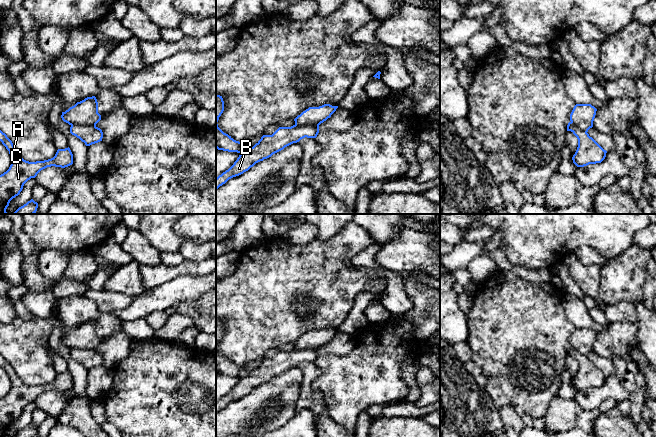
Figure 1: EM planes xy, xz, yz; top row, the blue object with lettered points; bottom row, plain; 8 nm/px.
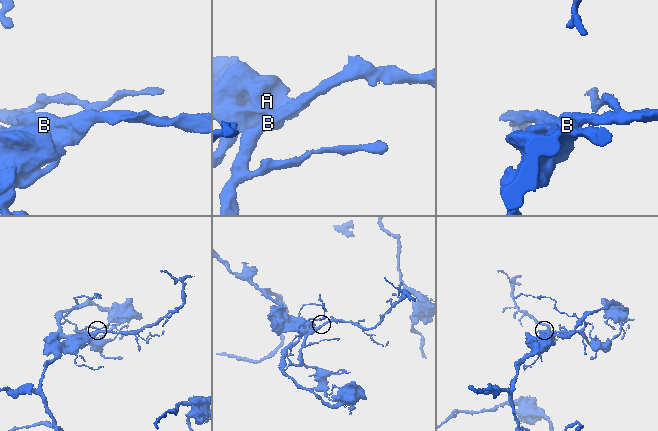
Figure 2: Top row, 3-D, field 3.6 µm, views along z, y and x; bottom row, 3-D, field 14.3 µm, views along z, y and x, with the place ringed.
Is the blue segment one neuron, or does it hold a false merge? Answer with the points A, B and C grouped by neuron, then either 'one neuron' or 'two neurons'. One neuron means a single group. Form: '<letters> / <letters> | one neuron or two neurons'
A C / B | two neurons

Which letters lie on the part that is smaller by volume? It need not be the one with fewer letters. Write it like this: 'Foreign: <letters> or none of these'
Foreign: B

